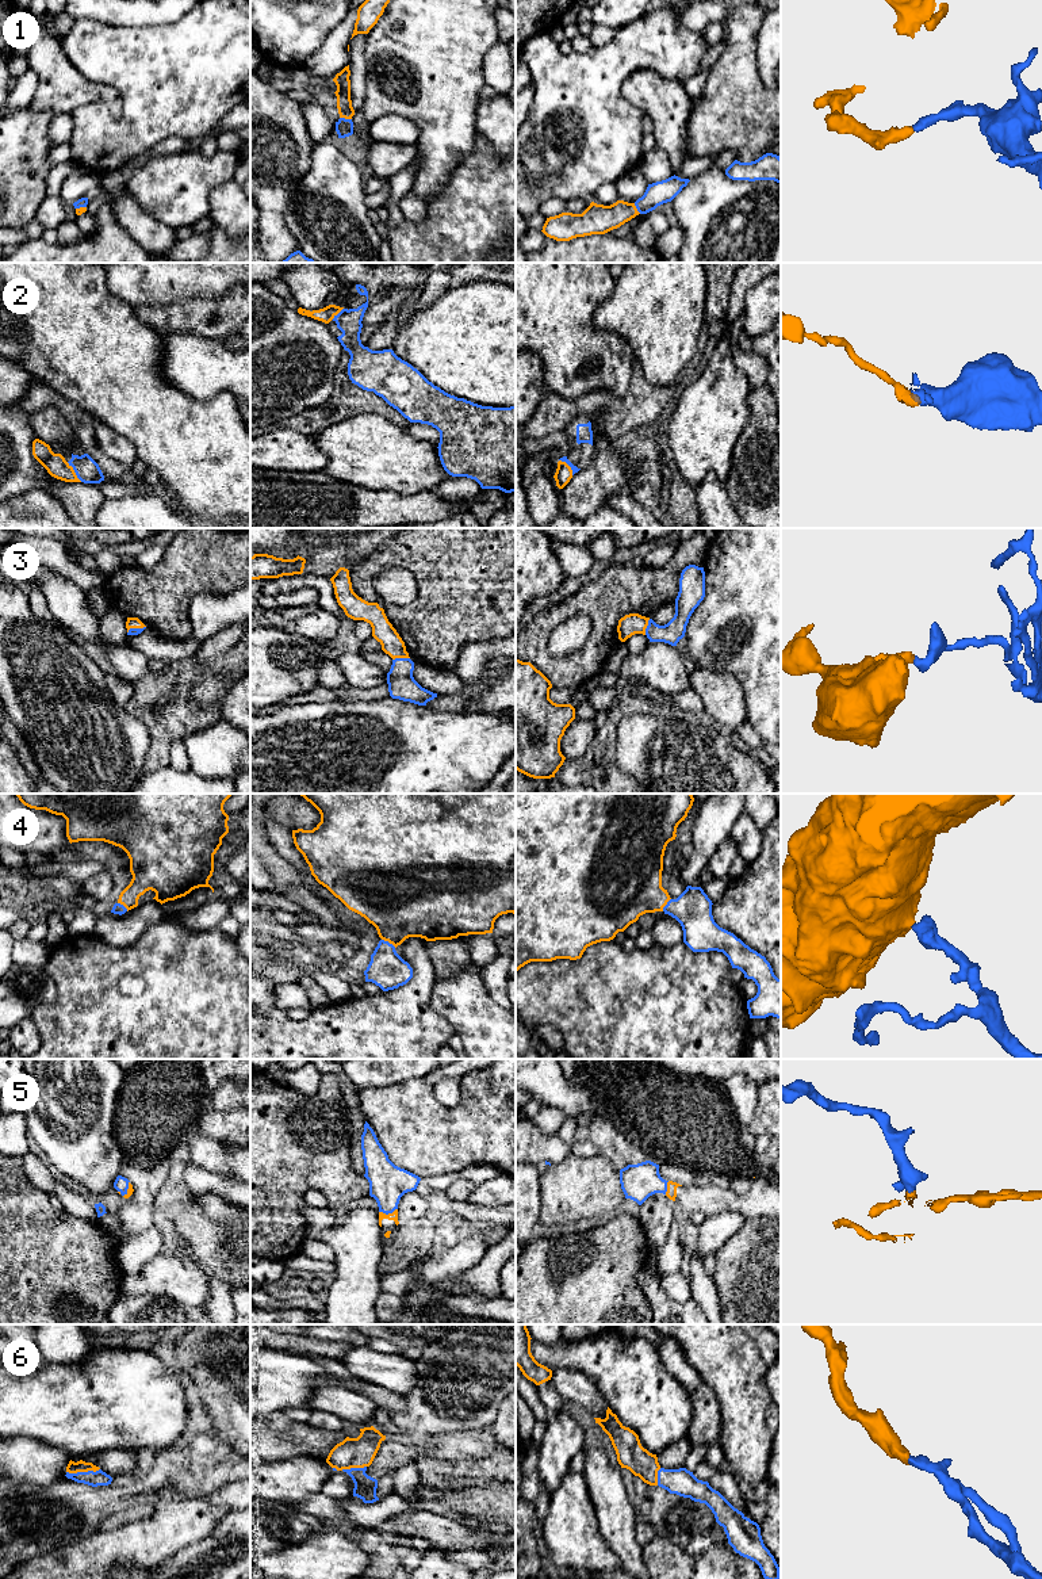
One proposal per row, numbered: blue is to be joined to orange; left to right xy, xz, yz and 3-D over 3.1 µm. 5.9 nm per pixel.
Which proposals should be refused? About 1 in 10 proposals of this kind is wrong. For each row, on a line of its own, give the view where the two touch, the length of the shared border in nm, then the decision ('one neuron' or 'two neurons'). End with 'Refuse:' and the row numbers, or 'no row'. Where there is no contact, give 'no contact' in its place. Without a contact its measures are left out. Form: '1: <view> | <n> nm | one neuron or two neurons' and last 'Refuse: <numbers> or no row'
1: xz | 70 nm | one neuron
2: xy | 150 nm | one neuron
3: xz | 110 nm | one neuron
4: xz | 100 nm | one neuron
5: xz | 110 nm | one neuron
6: xy | 200 nm | one neuron
Refuse: no row

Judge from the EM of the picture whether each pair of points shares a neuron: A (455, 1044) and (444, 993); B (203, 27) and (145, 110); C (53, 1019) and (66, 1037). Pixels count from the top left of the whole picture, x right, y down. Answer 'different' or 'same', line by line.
A: different
B: same
C: same

